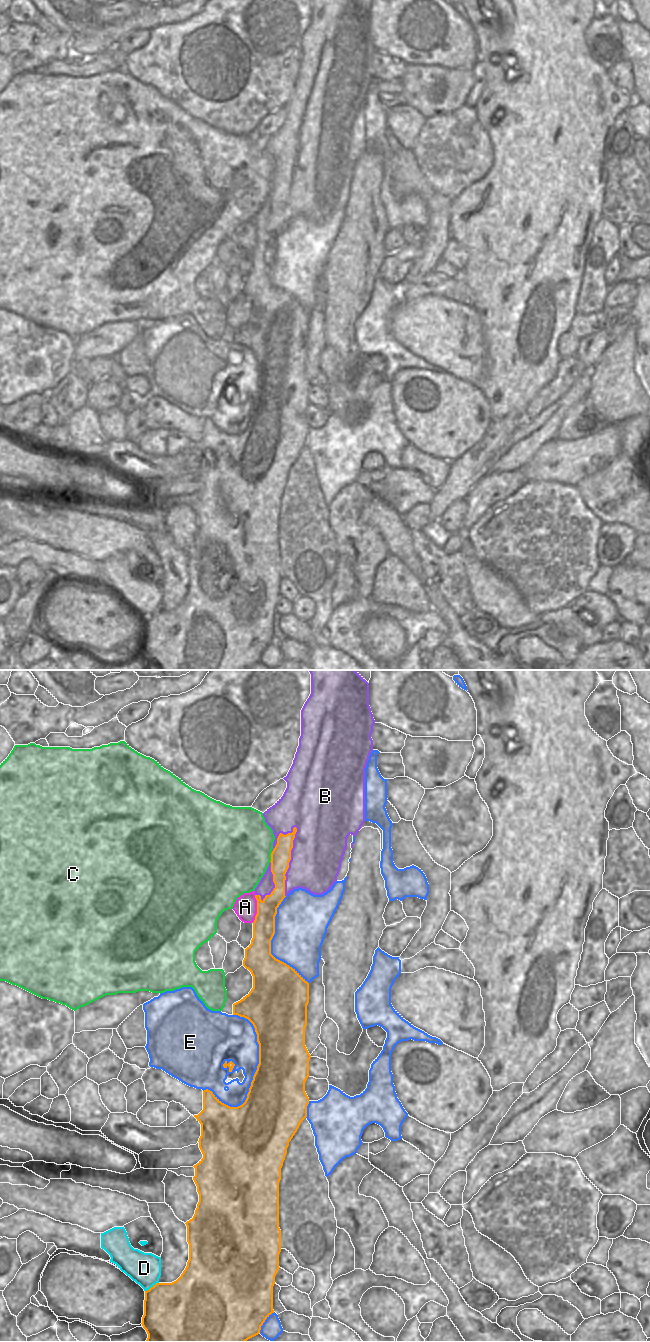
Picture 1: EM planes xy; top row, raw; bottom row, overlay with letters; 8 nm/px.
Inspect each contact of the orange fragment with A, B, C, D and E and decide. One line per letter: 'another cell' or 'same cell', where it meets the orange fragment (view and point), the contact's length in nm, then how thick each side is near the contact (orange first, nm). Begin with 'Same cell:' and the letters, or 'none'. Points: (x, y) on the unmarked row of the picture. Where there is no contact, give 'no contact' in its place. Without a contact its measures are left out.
Same cell: B
A: another cell; meets orange in xy at (257, 237); contact 220 nm long; 180 nm thick on the orange side, 180 nm on the other
B: same cell; meets orange in xy at (289, 189); contact 550 nm long; 160 nm thick on the orange side, 420 nm on the other
C: another cell; meets orange in xy at (271, 184); contact 90 nm long; 160 nm thick on the orange side, 500 nm on the other
D: another cell; meets orange in xy at (151, 615); contact 130 nm long; 440 nm thick on the orange side, 260 nm on the other
E: another cell; meets orange in xy at (259, 385); contact 750 nm long; 420 nm thick on the orange side, 360 nm on the other

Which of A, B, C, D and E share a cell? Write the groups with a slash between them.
A / B / C / D / E

